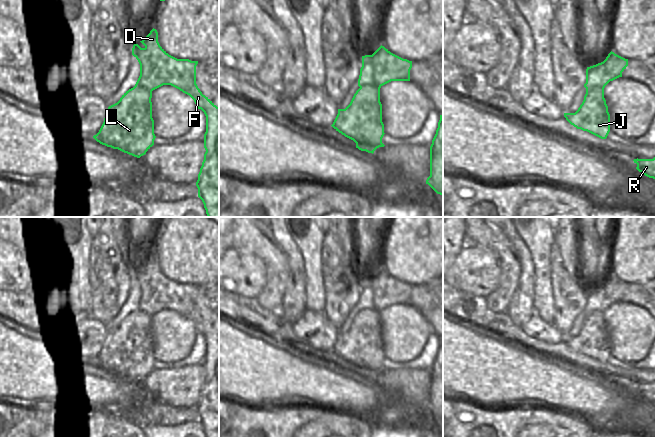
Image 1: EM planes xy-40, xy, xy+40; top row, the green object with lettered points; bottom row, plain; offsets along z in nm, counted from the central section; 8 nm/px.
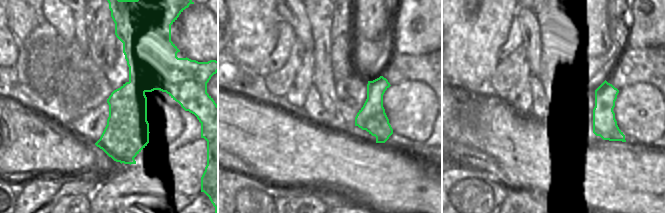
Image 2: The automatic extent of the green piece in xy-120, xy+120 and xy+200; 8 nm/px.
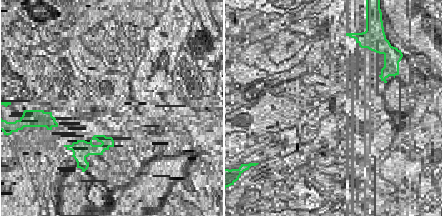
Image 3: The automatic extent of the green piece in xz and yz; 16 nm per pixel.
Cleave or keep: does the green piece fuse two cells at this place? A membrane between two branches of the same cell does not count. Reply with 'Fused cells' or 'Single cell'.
Fused cells

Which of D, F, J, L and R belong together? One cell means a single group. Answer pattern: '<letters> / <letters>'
D F R / J L

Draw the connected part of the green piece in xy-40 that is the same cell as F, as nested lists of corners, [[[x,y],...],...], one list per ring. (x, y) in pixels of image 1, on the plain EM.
[[[154,252],[140,266],[144,272],[136,267],[132,272],[132,279],[140,288],[140,300],[135,311],[153,315],[163,309],[171,309],[189,319],[206,340],[206,376],[196,410],[206,437],[219,437],[219,331],[203,319],[196,308],[198,285],[169,279],[160,270],[158,256]]]

